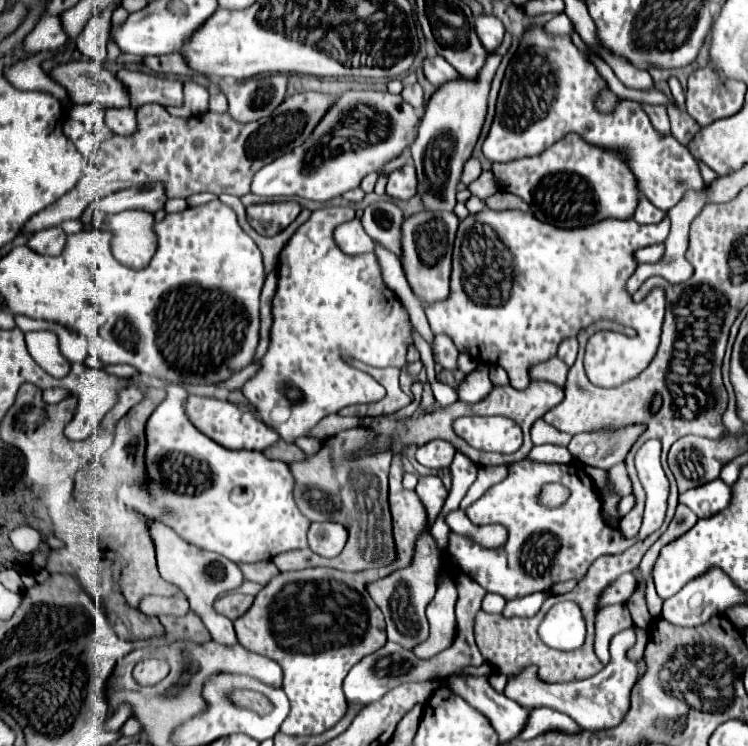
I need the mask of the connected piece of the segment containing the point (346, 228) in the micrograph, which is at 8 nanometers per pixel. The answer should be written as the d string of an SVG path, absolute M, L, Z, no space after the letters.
M353 218L353 220L337 226L335 240L337 240L337 246L345 254L363 254L363 252L373 252L375 250L375 244L365 234L359 218Z

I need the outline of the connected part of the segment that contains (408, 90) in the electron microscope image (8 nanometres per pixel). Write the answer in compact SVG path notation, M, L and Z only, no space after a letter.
M419 84L413 86L405 86L401 96L405 98L405 102L409 102L413 108L421 108L423 106L423 88Z

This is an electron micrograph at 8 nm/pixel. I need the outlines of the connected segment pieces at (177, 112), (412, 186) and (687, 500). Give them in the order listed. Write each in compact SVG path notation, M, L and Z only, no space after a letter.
M185 82L183 94L185 102L179 108L169 108L169 114L179 118L191 118L193 114L205 114L209 110L209 92L203 86L195 82Z
M411 162L389 176L387 194L397 200L409 200L417 194L417 176L415 176L415 166Z
M721 480L697 486L679 496L679 502L687 504L699 519L717 514L719 510L729 506L729 500L731 500L731 488Z

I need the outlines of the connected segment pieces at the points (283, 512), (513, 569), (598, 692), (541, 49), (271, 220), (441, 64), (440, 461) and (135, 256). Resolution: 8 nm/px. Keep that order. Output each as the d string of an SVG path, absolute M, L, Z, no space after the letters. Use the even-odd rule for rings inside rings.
M177 384L167 386L165 390L167 398L155 408L145 424L145 470L149 470L149 482L145 482L145 486L121 486L119 500L137 512L171 526L183 540L219 552L233 562L271 560L281 552L307 548L307 530L311 522L295 506L291 492L293 476L287 464L281 460L269 460L261 452L227 450L213 442L185 416L183 404L187 400L187 390Z
M513 462L509 464L507 478L489 488L465 514L475 526L505 526L507 542L497 550L485 550L471 542L471 538L451 531L447 553L487 592L495 592L505 600L549 590L549 584L581 580L599 556L619 554L631 546L631 540L627 540L619 528L603 522L599 494L581 464ZM547 482L559 482L571 490L569 500L561 508L545 508L537 502L537 494Z
M631 628L615 634L609 642L611 664L607 668L603 668L599 674L595 674L593 678L587 678L581 682L567 682L567 684L541 682L537 678L537 666L527 666L525 670L521 670L521 674L507 676L505 696L509 696L511 700L519 702L521 706L525 706L529 710L537 708L537 706L547 706L547 708L559 710L559 712L571 716L585 730L613 728L621 722L623 714L629 708L629 692L637 678L637 666L631 660L627 660L627 650L633 644L635 644L635 632Z
M535 24L529 26L523 34L523 40L521 40L515 56L511 58L511 64L507 66L507 72L505 72L505 78L501 84L501 92L499 92L499 100L497 100L497 114L495 114L493 126L489 130L489 136L483 144L483 154L491 162L509 162L515 158L535 156L535 154L541 154L543 150L547 150L553 142L567 136L569 132L577 132L589 144L597 144L597 146L611 148L611 150L621 150L629 158L631 170L635 172L635 176L639 180L641 194L647 196L647 200L651 204L655 204L659 210L663 210L663 212L671 210L683 198L683 194L687 190L701 190L705 186L695 158L673 136L657 136L657 132L653 130L653 126L649 122L649 116L645 114L645 110L639 102L621 100L621 102L617 102L613 112L601 114L595 108L595 98L601 90L607 88L607 82L597 72L595 64L591 62L591 56L593 54L579 50L571 42L569 36L553 36L553 34L547 34L543 26L535 26Z
M277 202L277 204L253 204L247 206L247 222L261 236L273 236L285 230L301 212L297 202Z
M441 56L425 58L425 60L423 60L423 74L425 74L425 78L427 78L433 86L437 86L437 88L439 88L441 84L449 82L449 80L457 80L457 78L459 78L457 70L455 70L445 58L441 58Z
M431 440L417 448L417 462L427 468L447 468L455 456L455 448L445 440Z
M127 210L119 214L95 212L93 226L113 234L111 252L129 268L145 268L157 250L153 214Z

